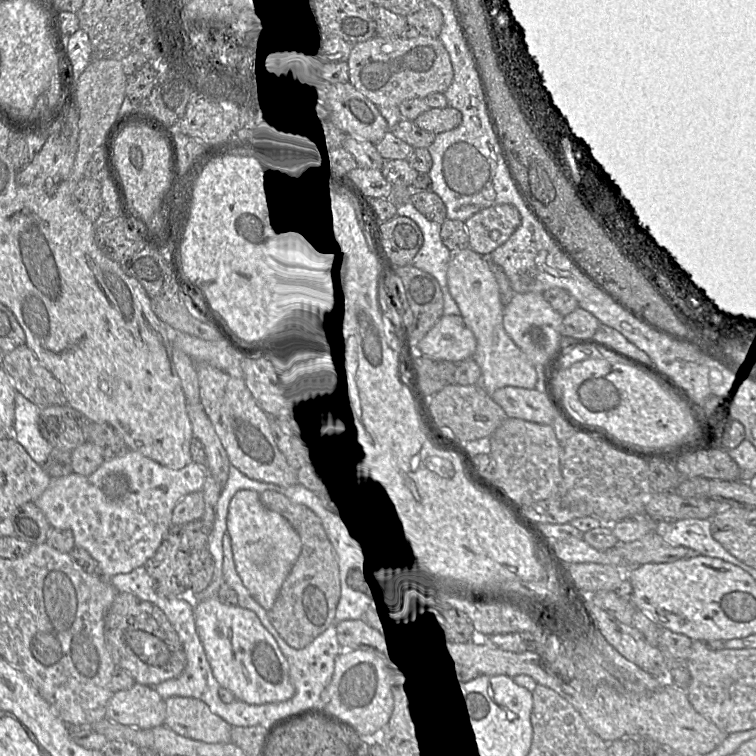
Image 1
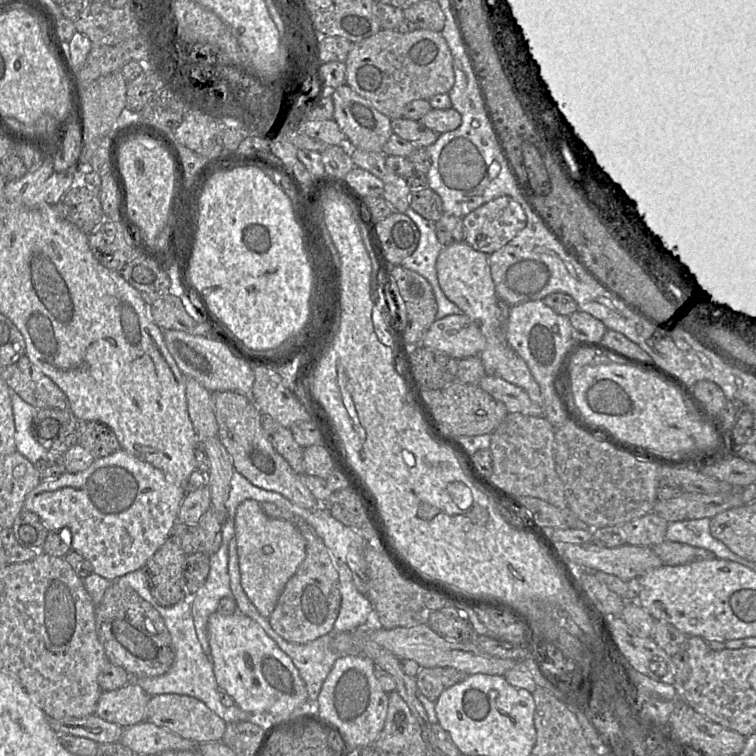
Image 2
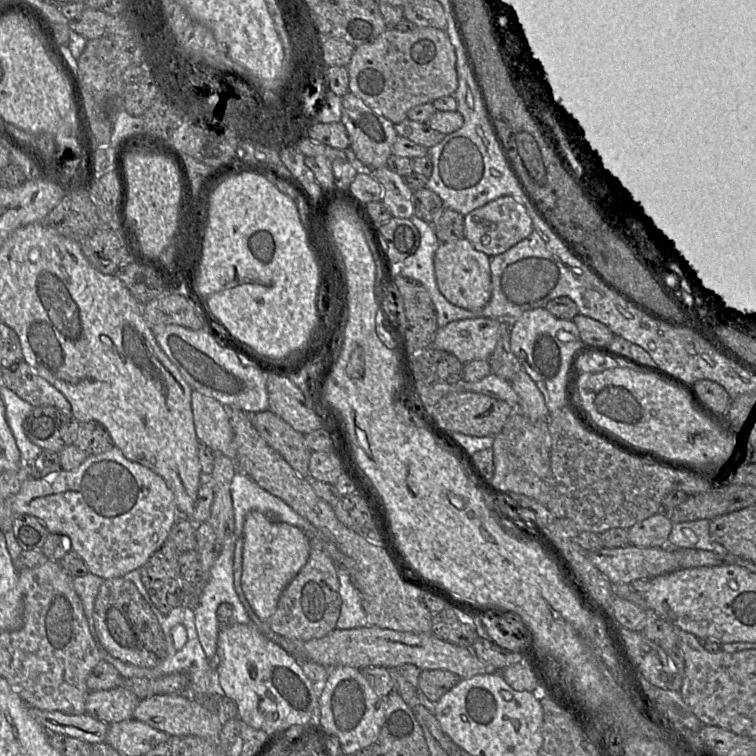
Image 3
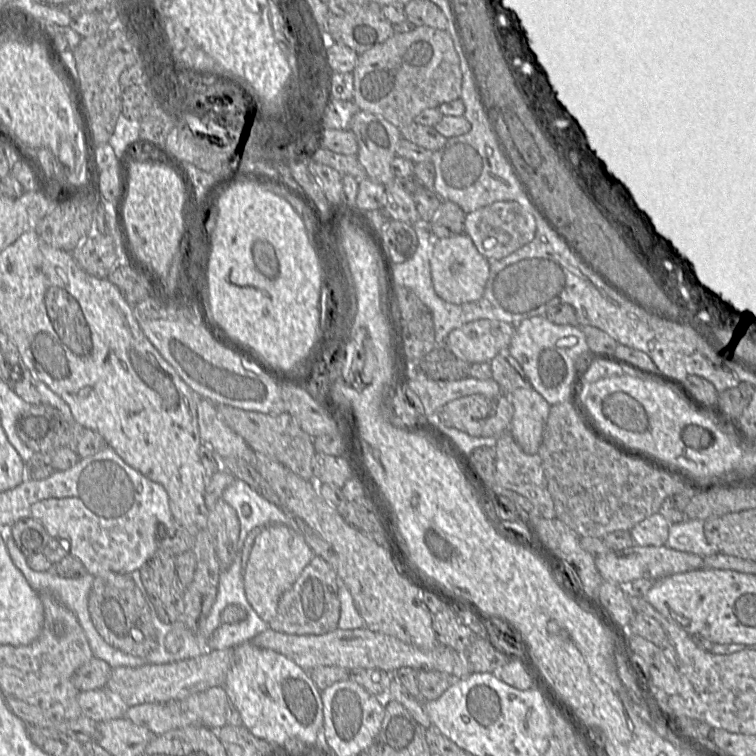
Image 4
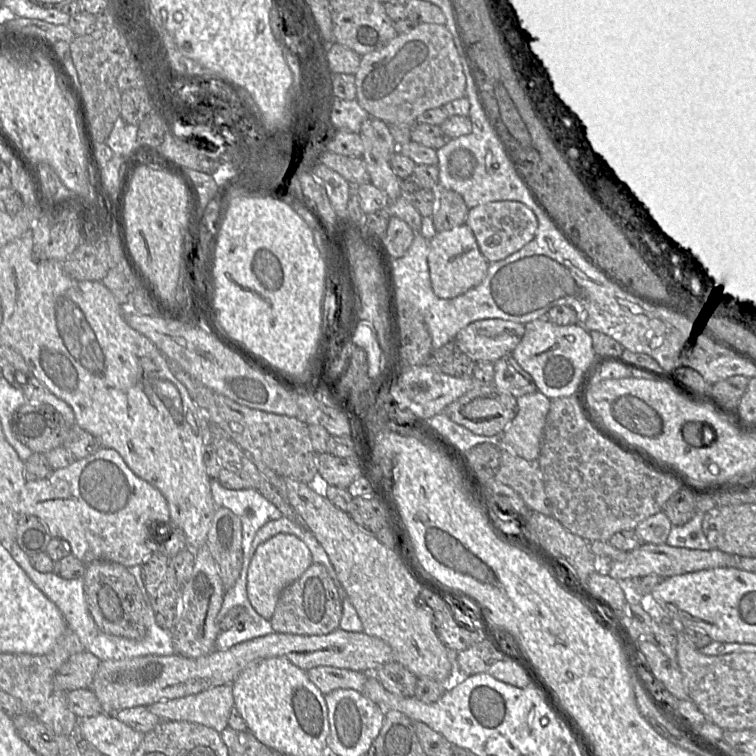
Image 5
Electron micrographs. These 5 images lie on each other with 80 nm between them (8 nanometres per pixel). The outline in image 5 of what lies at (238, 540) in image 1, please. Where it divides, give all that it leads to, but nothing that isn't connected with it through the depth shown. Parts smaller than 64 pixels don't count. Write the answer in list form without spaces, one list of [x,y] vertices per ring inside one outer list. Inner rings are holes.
[[[279,533],[260,544],[252,559],[247,574],[247,596],[254,610],[270,620],[281,591],[297,580],[313,563],[307,545],[297,536]]]

